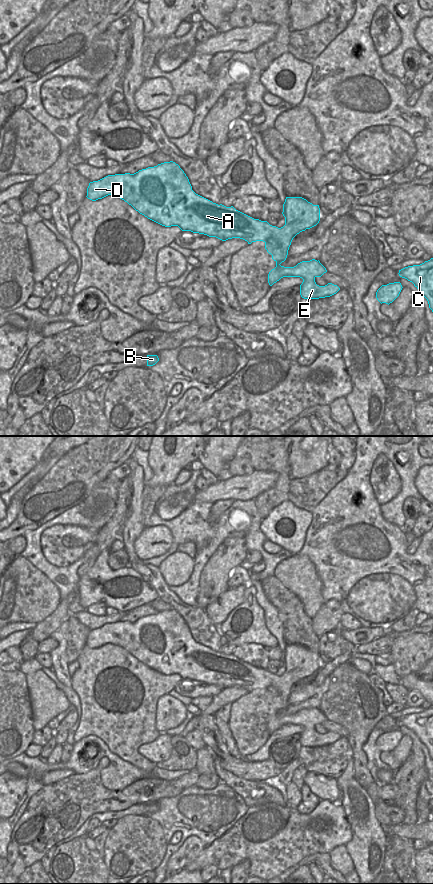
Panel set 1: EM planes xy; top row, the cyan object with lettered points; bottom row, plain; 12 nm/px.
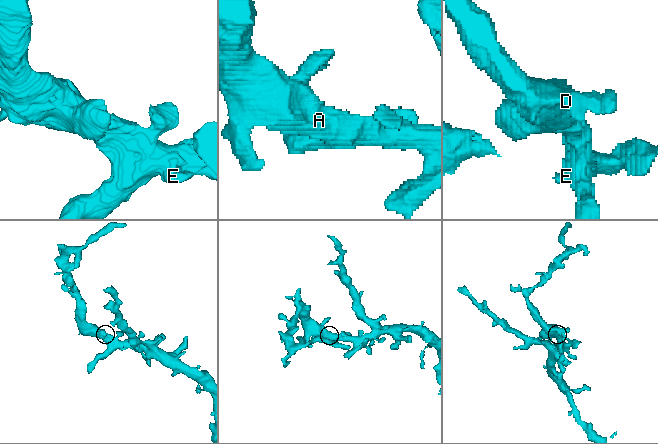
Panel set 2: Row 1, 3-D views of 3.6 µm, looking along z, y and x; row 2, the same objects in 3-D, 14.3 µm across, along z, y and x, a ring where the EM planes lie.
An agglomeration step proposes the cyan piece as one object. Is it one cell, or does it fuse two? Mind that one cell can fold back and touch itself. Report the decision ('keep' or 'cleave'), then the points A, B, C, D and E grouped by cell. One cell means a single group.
keep | A B C D E

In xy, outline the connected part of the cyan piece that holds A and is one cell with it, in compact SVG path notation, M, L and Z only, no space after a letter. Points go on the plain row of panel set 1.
M173 609L148 615L134 622L108 623L98 629L89 631L86 644L88 647L96 649L108 643L124 648L140 662L165 675L178 674L182 679L204 682L209 685L216 685L222 689L232 686L243 687L248 692L263 689L265 697L276 710L276 715L268 722L270 734L283 725L300 725L303 727L300 733L300 743L304 747L330 745L340 738L337 733L332 731L328 731L325 734L316 732L315 726L321 725L327 720L319 708L302 709L294 715L280 713L287 706L293 686L300 680L316 674L320 669L319 653L313 653L302 645L286 645L282 660L285 665L285 673L278 676L270 673L267 669L254 667L236 658L233 654L218 653L196 642L192 638L192 634L184 619Z

